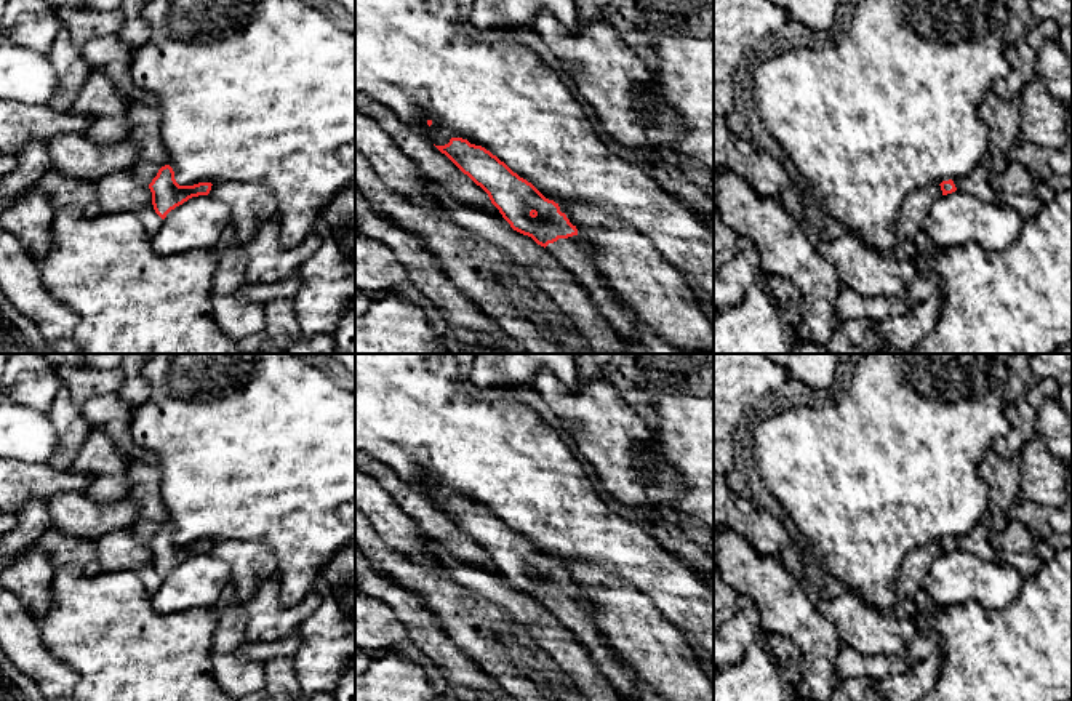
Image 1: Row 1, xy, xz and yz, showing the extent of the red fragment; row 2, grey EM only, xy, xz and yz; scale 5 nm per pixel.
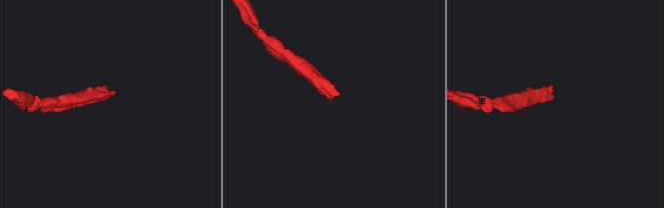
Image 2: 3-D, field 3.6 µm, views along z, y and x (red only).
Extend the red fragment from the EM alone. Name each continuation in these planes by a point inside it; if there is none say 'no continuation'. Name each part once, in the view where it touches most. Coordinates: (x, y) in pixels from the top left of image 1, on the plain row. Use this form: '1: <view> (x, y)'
1: xz (573, 613)

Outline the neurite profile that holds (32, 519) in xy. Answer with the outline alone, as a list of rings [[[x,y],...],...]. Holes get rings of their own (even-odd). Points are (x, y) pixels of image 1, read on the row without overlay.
[[[34,498],[16,512],[16,525],[0,536],[0,571],[19,554],[37,546],[38,539],[51,530],[51,517],[45,498]]]

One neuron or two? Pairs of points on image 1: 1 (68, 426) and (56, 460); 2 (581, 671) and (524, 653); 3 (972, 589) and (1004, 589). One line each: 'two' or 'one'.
1: one
2: two
3: one

